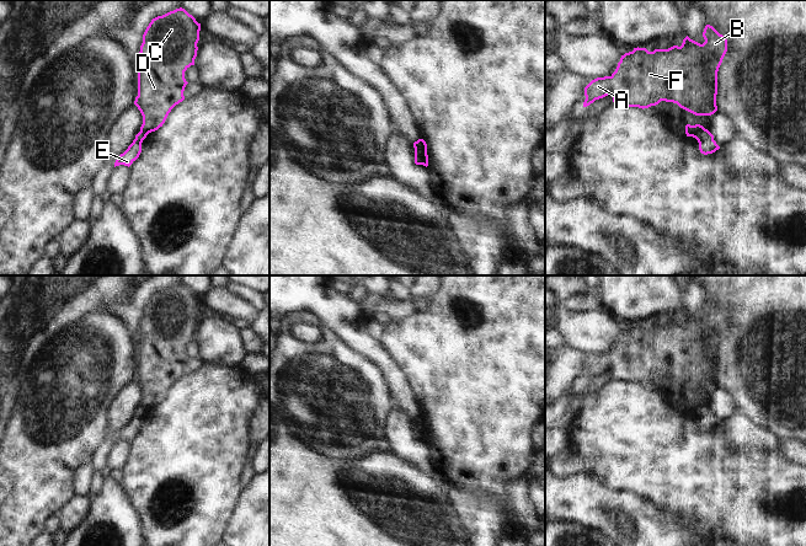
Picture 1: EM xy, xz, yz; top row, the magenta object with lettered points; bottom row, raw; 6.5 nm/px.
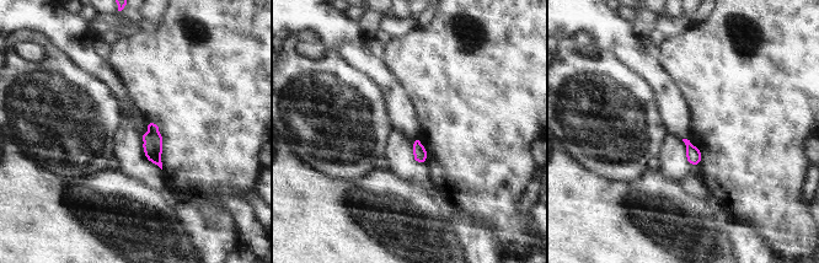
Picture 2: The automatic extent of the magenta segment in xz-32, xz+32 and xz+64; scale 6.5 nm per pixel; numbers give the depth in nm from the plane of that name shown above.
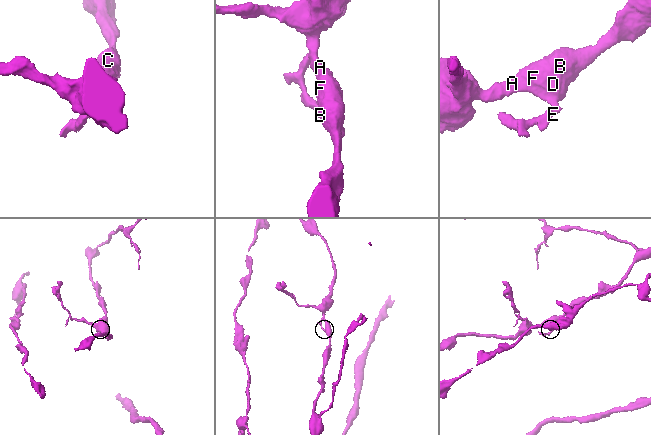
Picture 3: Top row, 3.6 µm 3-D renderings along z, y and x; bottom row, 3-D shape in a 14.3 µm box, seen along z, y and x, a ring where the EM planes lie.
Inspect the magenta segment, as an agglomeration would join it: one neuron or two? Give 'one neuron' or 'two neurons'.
two neurons

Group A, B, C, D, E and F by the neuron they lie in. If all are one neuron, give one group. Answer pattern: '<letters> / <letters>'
A B C D F / E

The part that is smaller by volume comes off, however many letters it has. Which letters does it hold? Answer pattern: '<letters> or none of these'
E

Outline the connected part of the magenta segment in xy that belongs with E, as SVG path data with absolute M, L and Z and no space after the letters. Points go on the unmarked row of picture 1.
M139 407L135 411L135 414L133 416L133 418L128 422L128 424L117 433L114 438L114 443L119 440L124 440L129 443L139 433L142 428L142 418L145 413L146 413L146 410L143 410L142 407Z

